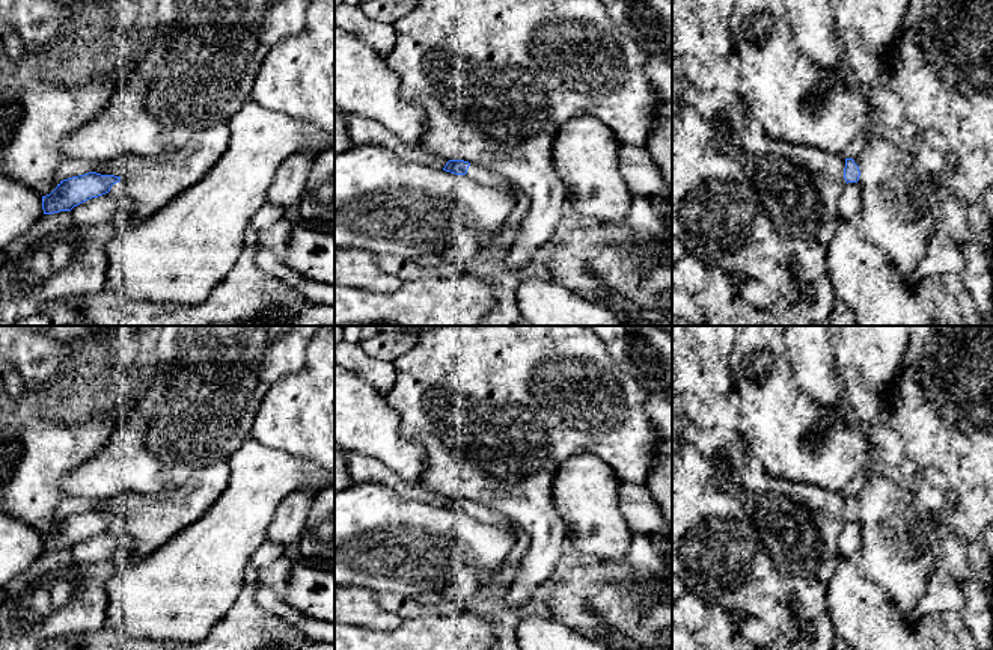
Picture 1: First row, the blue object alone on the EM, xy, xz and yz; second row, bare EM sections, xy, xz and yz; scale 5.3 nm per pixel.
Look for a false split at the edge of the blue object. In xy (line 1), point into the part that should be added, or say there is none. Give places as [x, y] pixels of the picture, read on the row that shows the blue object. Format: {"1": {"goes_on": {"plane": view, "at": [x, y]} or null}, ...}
{"1": {"goes_on": null}}

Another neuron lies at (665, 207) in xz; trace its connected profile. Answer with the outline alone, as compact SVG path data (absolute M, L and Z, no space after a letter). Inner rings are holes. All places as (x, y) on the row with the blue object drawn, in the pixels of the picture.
M672 198L663 202L652 199L652 202L660 208L660 213L669 226L668 240L657 241L657 244L672 258Z

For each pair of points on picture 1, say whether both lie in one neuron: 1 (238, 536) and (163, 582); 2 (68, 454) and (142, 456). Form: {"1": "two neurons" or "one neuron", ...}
{"1": "one neuron", "2": "two neurons"}

